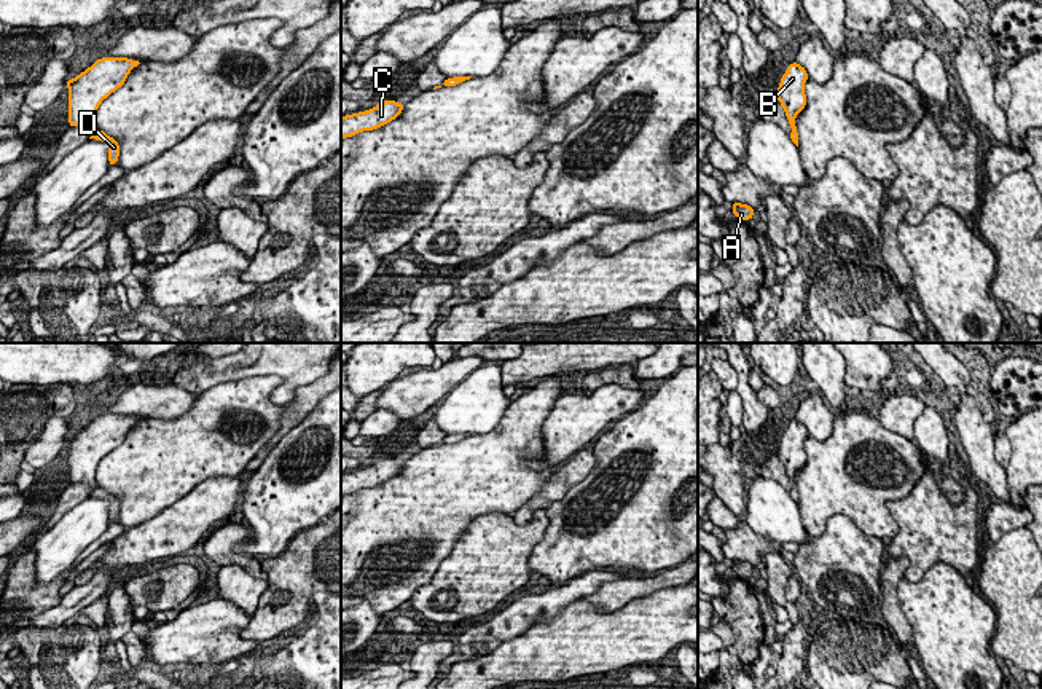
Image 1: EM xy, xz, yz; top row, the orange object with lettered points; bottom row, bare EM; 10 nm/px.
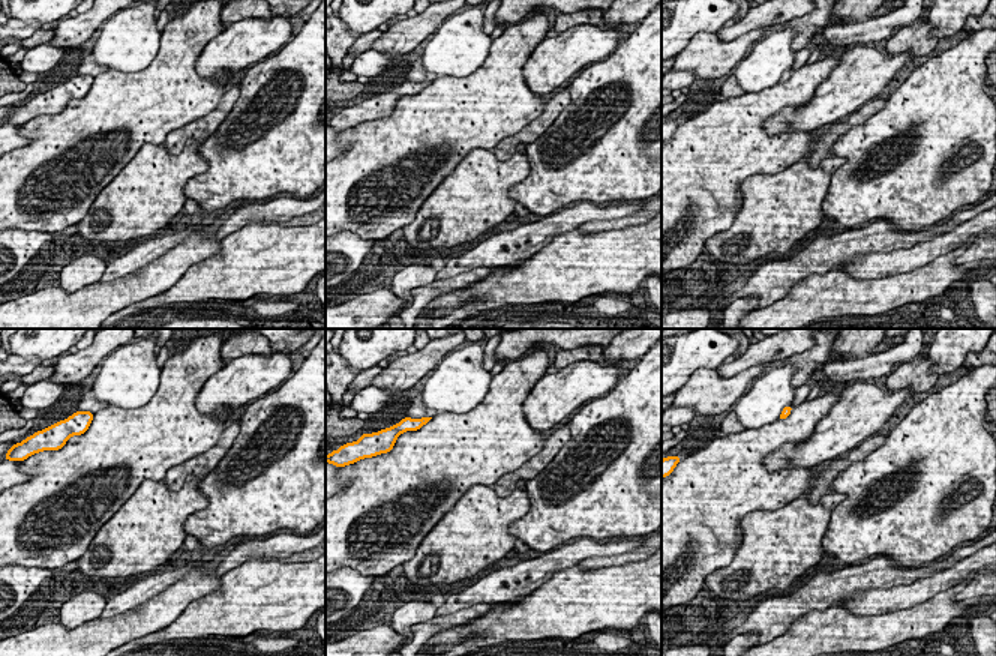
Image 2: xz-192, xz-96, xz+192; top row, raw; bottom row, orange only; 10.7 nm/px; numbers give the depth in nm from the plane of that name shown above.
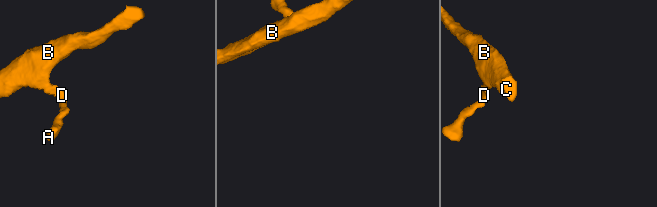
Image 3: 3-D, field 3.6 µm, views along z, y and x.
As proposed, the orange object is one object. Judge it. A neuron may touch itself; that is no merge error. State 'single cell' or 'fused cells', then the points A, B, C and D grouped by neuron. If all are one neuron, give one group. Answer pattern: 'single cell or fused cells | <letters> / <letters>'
single cell | A B C D

